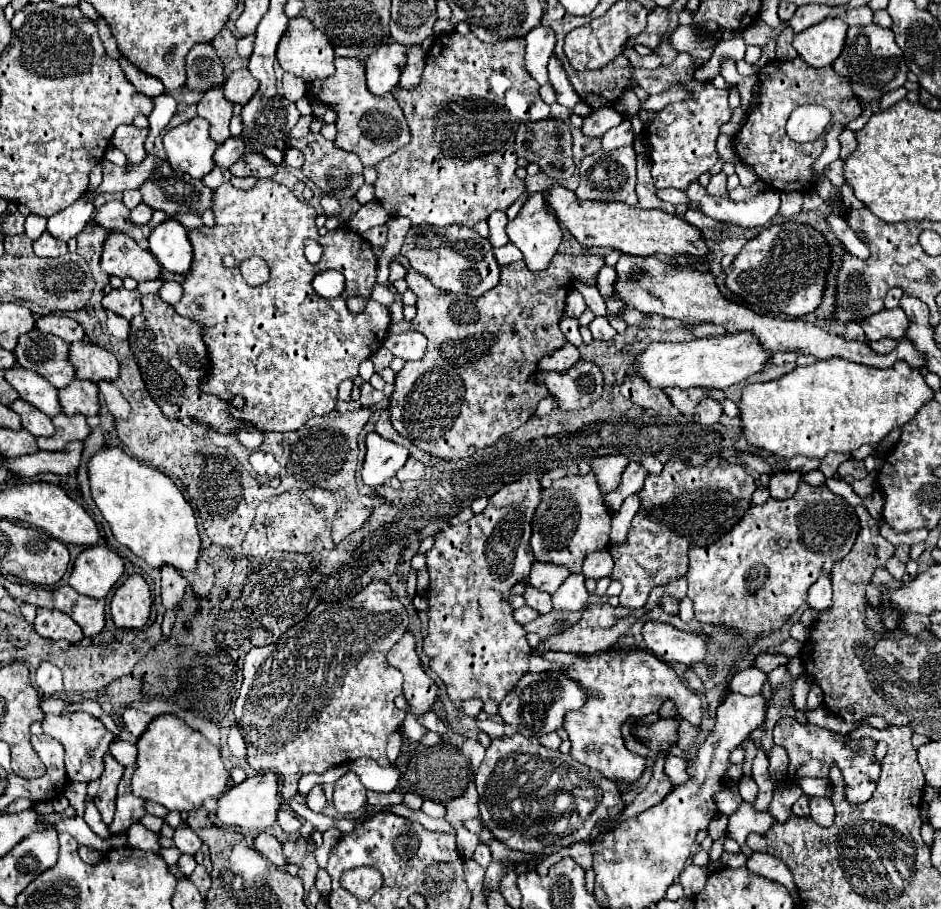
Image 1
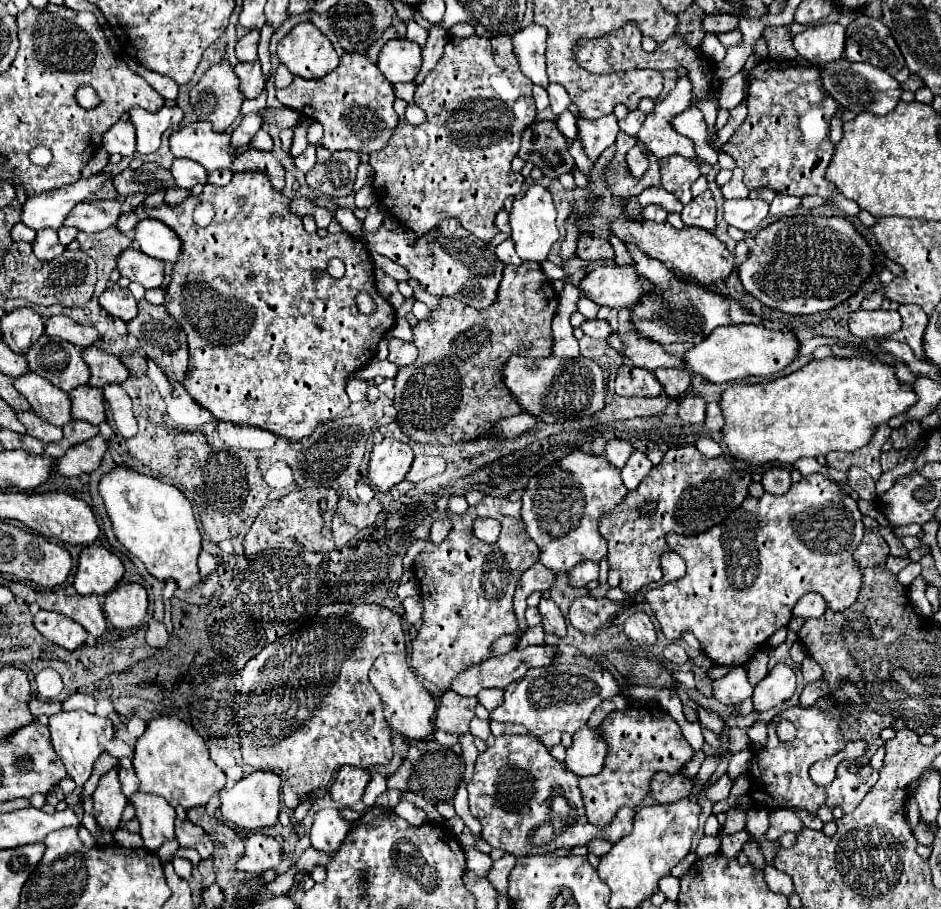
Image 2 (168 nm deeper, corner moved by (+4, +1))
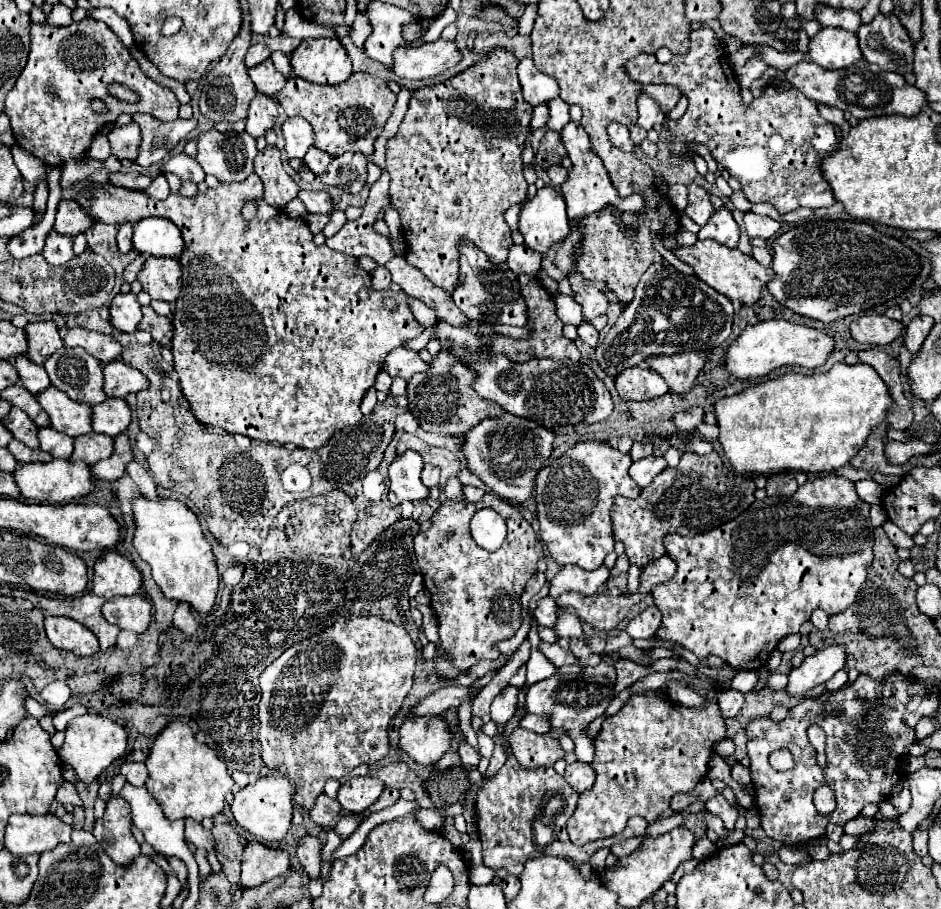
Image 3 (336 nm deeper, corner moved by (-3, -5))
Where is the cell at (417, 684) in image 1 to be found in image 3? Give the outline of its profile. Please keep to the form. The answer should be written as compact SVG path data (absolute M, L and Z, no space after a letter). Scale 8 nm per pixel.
M440 716L412 718L400 726L400 748L422 766L436 764L450 750L450 732Z

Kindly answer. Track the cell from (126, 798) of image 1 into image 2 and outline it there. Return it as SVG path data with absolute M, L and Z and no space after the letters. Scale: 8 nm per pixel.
M123 758L119 762L119 782L121 782L121 792L125 794L127 800L131 800L131 796L137 792L137 778L133 774L133 766L131 766L131 758Z

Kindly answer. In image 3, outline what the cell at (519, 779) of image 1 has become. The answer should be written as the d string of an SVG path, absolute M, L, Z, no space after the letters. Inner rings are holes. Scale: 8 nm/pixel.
M510 756L506 764L500 768L500 772L494 778L490 778L484 784L484 788L478 792L476 826L478 826L478 836L482 842L484 864L492 870L504 868L508 874L514 874L514 876L520 876L524 862L528 858L538 858L538 856L558 856L564 860L586 864L598 848L612 846L634 836L644 836L646 832L648 822L640 816L634 816L632 820L628 820L626 828L620 834L612 838L596 840L586 846L574 846L568 840L566 822L576 810L576 800L578 800L578 794L572 792L572 788L568 788L568 782L560 774L556 774L554 768L524 770L518 764L518 760ZM538 822L552 830L550 842L540 842L540 830L536 834Z

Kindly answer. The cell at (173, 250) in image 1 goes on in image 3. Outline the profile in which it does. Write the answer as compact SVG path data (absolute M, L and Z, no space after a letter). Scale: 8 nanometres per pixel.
M150 216L134 224L132 246L144 256L178 258L184 248L184 240L180 228L172 220Z

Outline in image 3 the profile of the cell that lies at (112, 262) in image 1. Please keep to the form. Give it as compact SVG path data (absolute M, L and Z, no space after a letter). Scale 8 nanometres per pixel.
M146 258L144 268L138 274L138 282L142 282L144 292L148 292L154 300L174 302L182 286L178 258Z

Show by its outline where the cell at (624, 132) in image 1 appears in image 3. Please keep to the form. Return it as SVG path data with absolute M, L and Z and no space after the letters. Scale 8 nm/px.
M642 92L642 94L638 96L638 124L640 124L642 128L650 130L650 128L654 128L654 126L660 126L664 118L666 118L666 114L664 114L664 110L660 108L660 104L658 104L652 96L648 96L648 94Z

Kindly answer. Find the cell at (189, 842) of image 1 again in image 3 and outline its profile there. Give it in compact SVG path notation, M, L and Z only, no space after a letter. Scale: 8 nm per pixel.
M186 820L186 840L192 842L194 846L202 846L206 850L212 850L214 848L214 838L212 838L212 832L206 830L200 822L196 820Z

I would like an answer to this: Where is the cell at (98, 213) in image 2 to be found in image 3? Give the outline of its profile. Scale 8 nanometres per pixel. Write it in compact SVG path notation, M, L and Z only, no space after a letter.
M62 200L56 210L56 220L54 220L54 230L64 236L76 236L80 232L86 232L86 228L94 224L94 220L76 204L74 200Z

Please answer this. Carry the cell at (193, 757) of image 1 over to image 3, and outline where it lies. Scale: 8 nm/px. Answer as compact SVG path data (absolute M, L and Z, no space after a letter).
M172 722L154 740L154 746L146 758L150 778L146 780L148 794L160 804L168 820L194 818L202 822L206 816L216 816L224 810L226 796L234 786L226 764L214 754L212 748L200 744L194 732L184 722Z

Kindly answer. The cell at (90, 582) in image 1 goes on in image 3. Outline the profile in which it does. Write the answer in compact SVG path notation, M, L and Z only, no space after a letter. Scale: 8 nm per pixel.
M108 550L94 566L92 592L102 598L114 596L132 596L142 588L140 570L124 556L114 550Z

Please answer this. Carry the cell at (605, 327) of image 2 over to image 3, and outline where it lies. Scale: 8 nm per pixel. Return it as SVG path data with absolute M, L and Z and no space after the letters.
M584 322L584 324L578 326L578 336L580 336L586 344L590 344L590 346L596 346L596 344L598 344L598 330L596 330L590 322Z

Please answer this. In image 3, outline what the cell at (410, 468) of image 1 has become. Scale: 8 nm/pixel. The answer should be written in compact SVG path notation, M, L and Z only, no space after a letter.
M426 464L426 466L424 466L424 472L422 472L422 482L424 482L428 488L436 486L436 484L440 482L440 468Z

